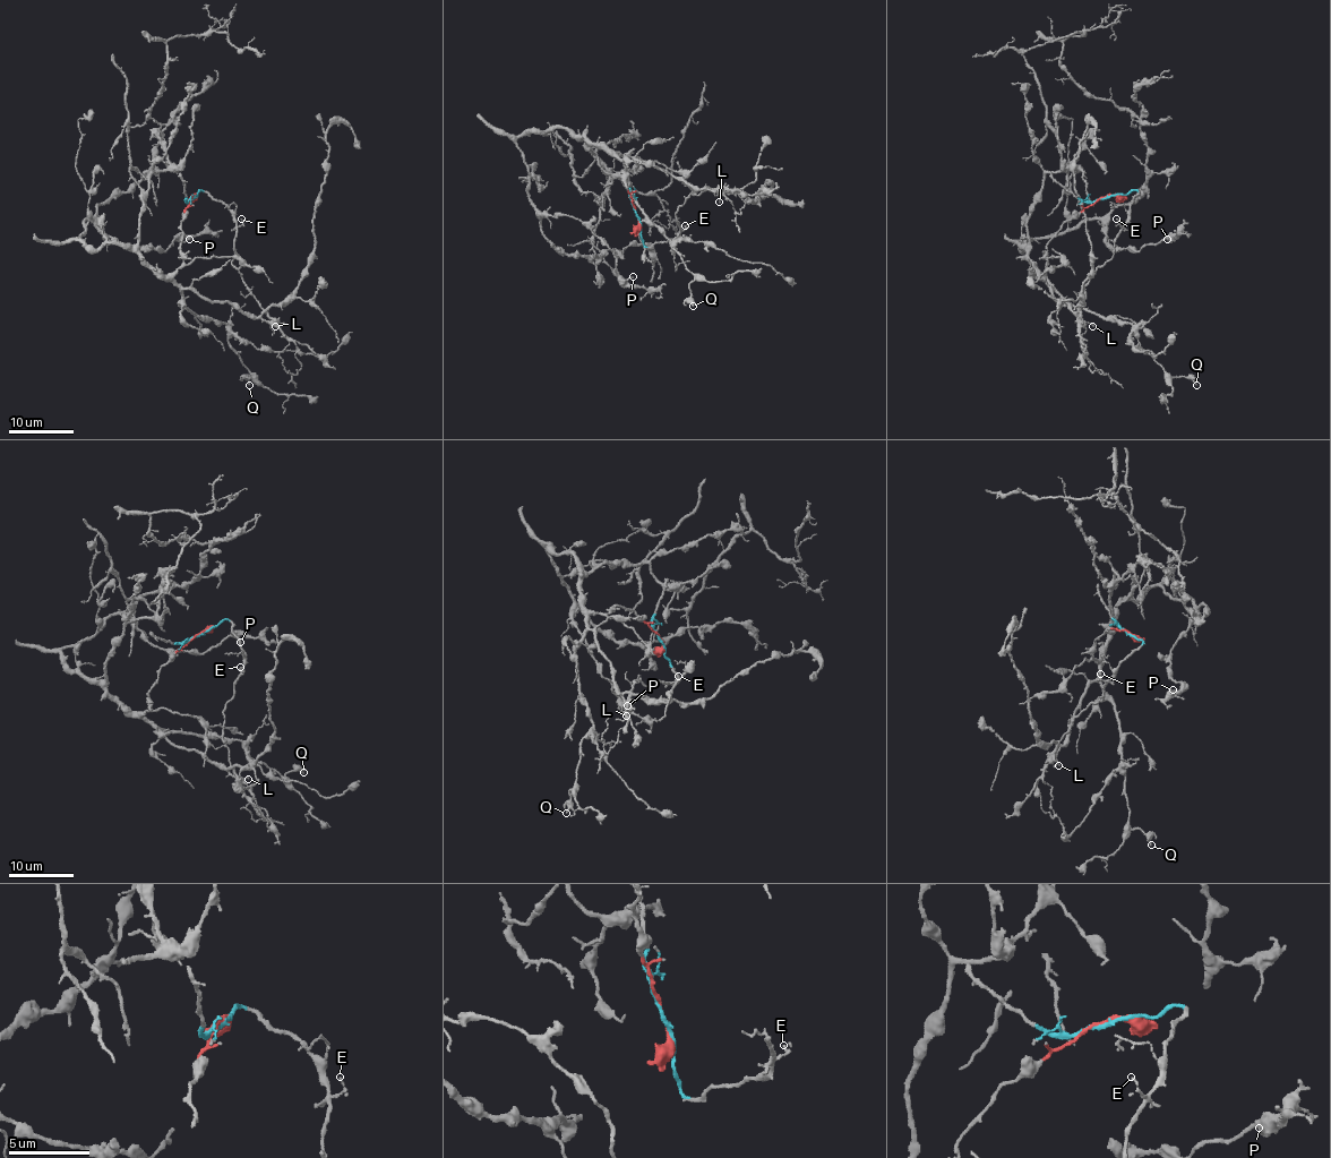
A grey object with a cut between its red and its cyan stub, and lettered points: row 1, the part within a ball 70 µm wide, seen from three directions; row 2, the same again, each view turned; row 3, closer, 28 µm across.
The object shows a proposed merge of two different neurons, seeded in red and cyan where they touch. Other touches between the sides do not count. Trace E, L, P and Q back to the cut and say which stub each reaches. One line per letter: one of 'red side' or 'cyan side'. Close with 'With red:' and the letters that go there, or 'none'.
E: cyan side
L: cyan side
P: red side
Q: red side
With red: P, Q

